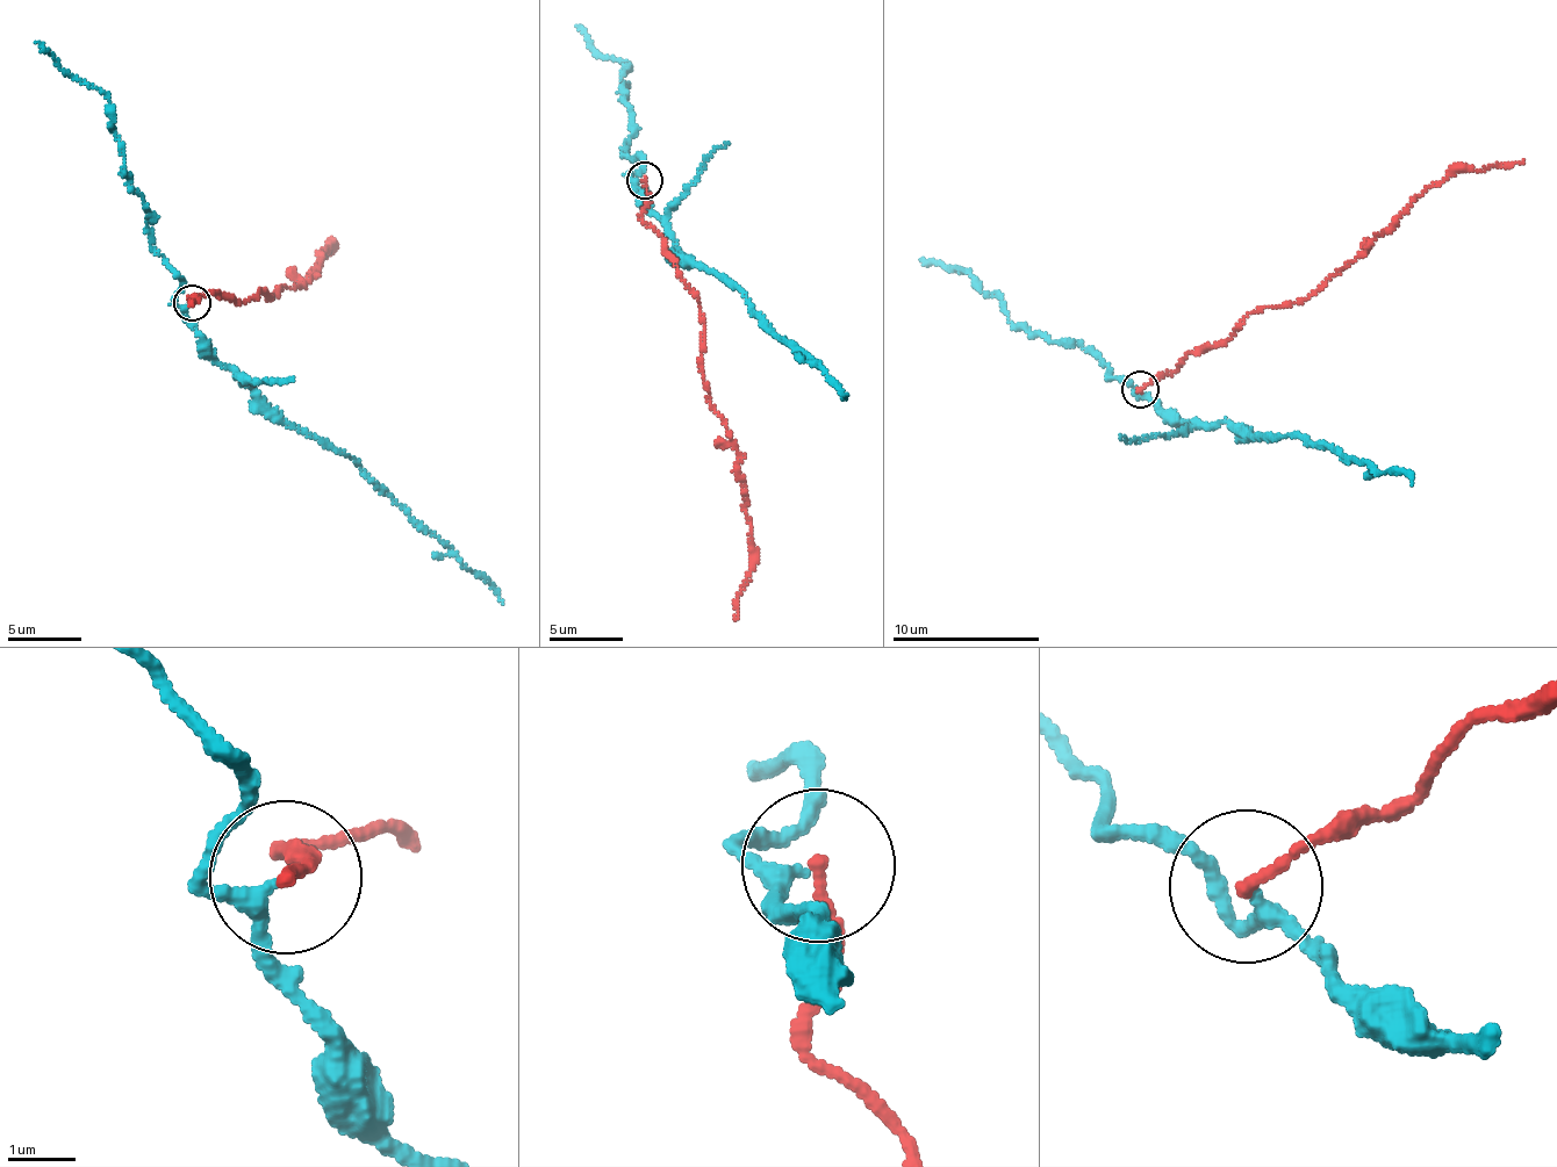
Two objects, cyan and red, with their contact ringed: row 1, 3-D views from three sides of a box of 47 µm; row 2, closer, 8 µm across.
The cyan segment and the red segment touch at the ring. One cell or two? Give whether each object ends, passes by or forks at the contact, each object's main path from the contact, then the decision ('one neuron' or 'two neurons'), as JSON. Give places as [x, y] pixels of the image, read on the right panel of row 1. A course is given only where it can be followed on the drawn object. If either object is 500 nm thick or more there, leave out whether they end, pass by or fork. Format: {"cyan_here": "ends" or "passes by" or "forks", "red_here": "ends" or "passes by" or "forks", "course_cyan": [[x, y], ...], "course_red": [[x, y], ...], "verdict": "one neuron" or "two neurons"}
{"cyan_here": "passes by", "red_here": "ends", "course_cyan": [[1141, 389], [1185, 422], [1226, 422], [1249, 438], [1324, 441], [1382, 474], [1400, 470], [1412, 485]], "course_red": [[1140, 388], [1189, 353], [1226, 345], [1264, 307], [1315, 294], [1450, 174], [1523, 159]], "verdict": "two neurons"}

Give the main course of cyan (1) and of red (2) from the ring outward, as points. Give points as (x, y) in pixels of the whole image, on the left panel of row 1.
1: (189, 302), (187, 321), (213, 359), (286, 423), (345, 455), (384, 487), (466, 569), (486, 580), (503, 604)
2: (193, 302), (214, 292), (236, 304), (266, 290), (272, 300), (280, 287), (311, 278), (330, 246), (323, 254)

